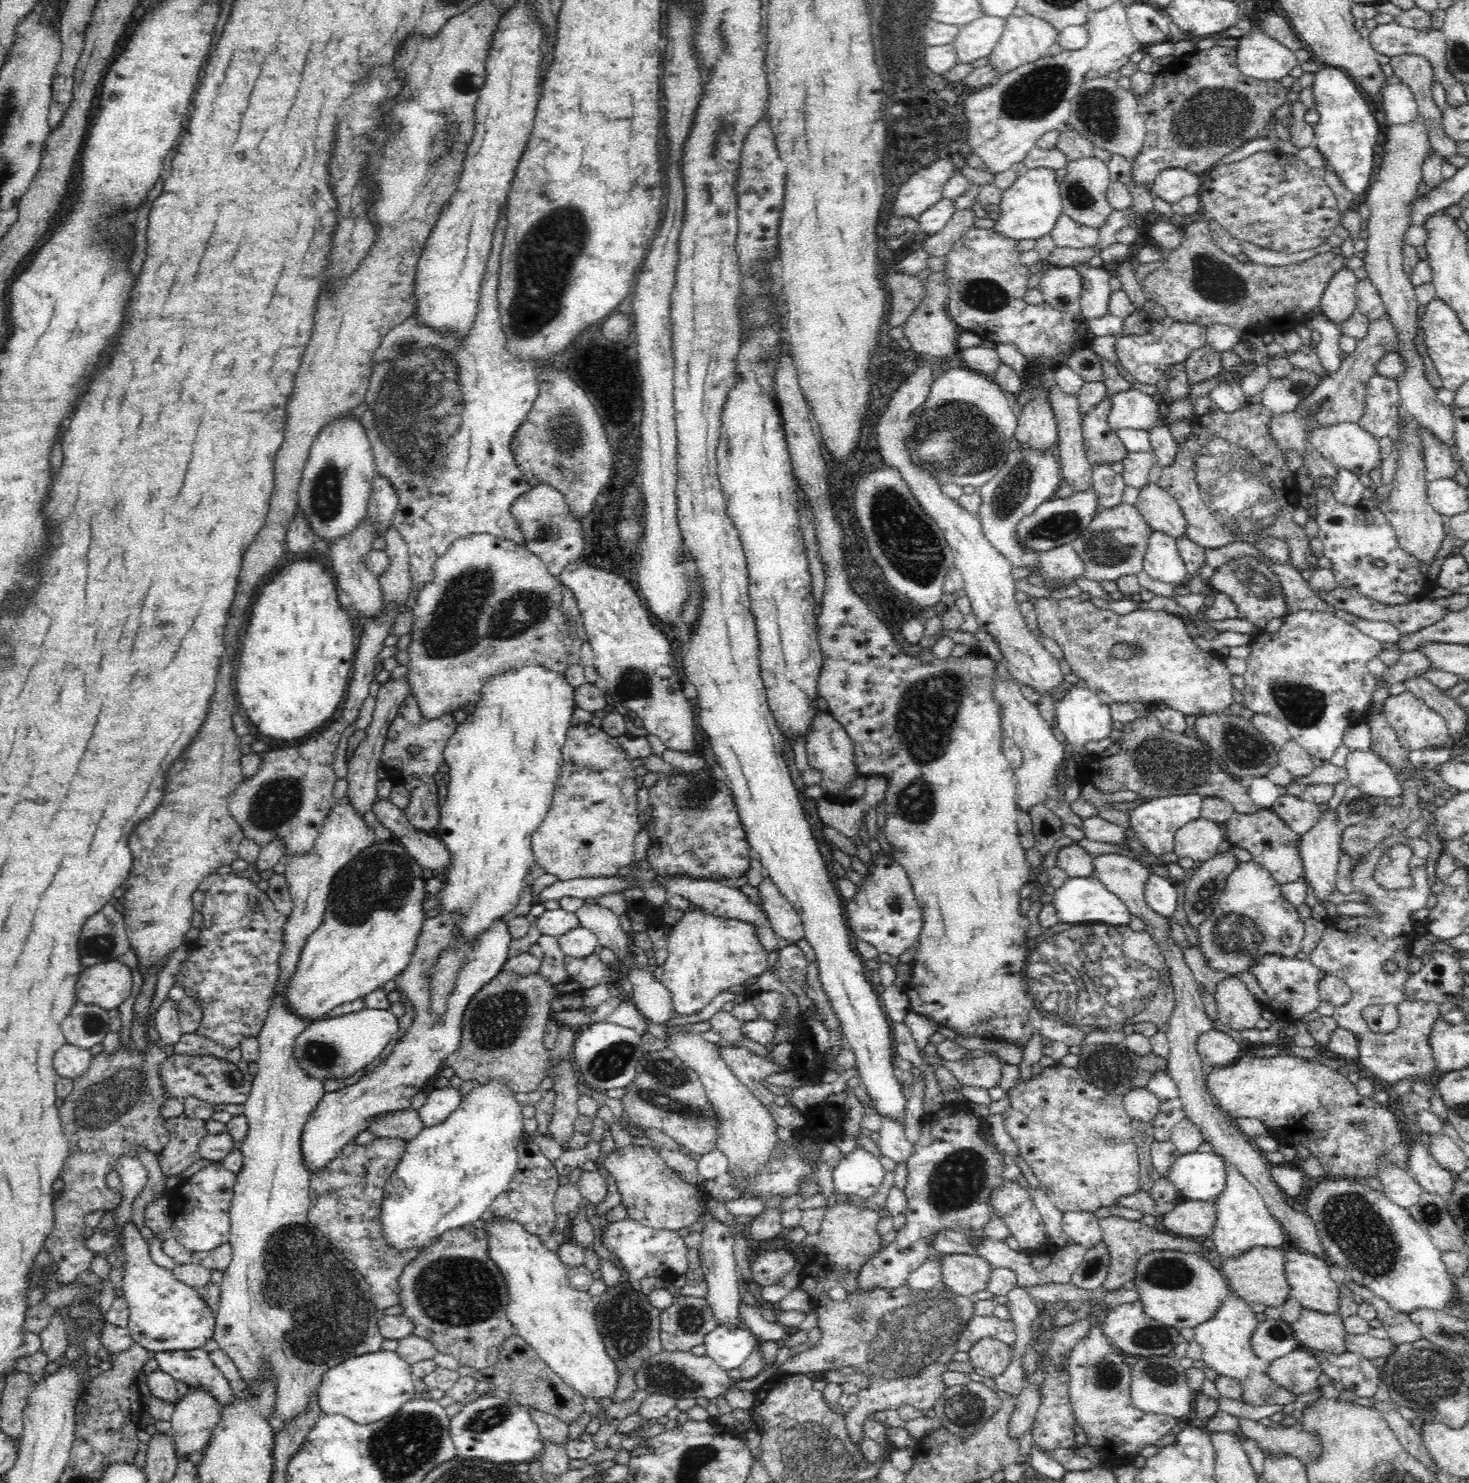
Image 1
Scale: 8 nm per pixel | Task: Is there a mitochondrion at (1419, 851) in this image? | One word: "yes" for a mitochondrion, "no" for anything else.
no

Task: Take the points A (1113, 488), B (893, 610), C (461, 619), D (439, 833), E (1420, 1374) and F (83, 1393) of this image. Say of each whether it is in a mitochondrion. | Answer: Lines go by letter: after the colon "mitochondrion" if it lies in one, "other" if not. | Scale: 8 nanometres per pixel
A: other
B: other
C: mitochondrion
D: other
E: mitochondrion
F: other

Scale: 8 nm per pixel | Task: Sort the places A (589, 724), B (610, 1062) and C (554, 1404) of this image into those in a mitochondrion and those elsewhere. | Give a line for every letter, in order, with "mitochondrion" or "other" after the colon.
A: other
B: mitochondrion
C: other

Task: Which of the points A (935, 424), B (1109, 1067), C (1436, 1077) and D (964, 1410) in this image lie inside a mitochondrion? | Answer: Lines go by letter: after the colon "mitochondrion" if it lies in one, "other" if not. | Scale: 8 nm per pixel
A: mitochondrion
B: mitochondrion
C: other
D: mitochondrion

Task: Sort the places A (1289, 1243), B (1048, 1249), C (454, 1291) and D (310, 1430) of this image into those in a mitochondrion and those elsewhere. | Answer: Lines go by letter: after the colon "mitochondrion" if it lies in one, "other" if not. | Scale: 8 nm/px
A: other
B: other
C: mitochondrion
D: other

